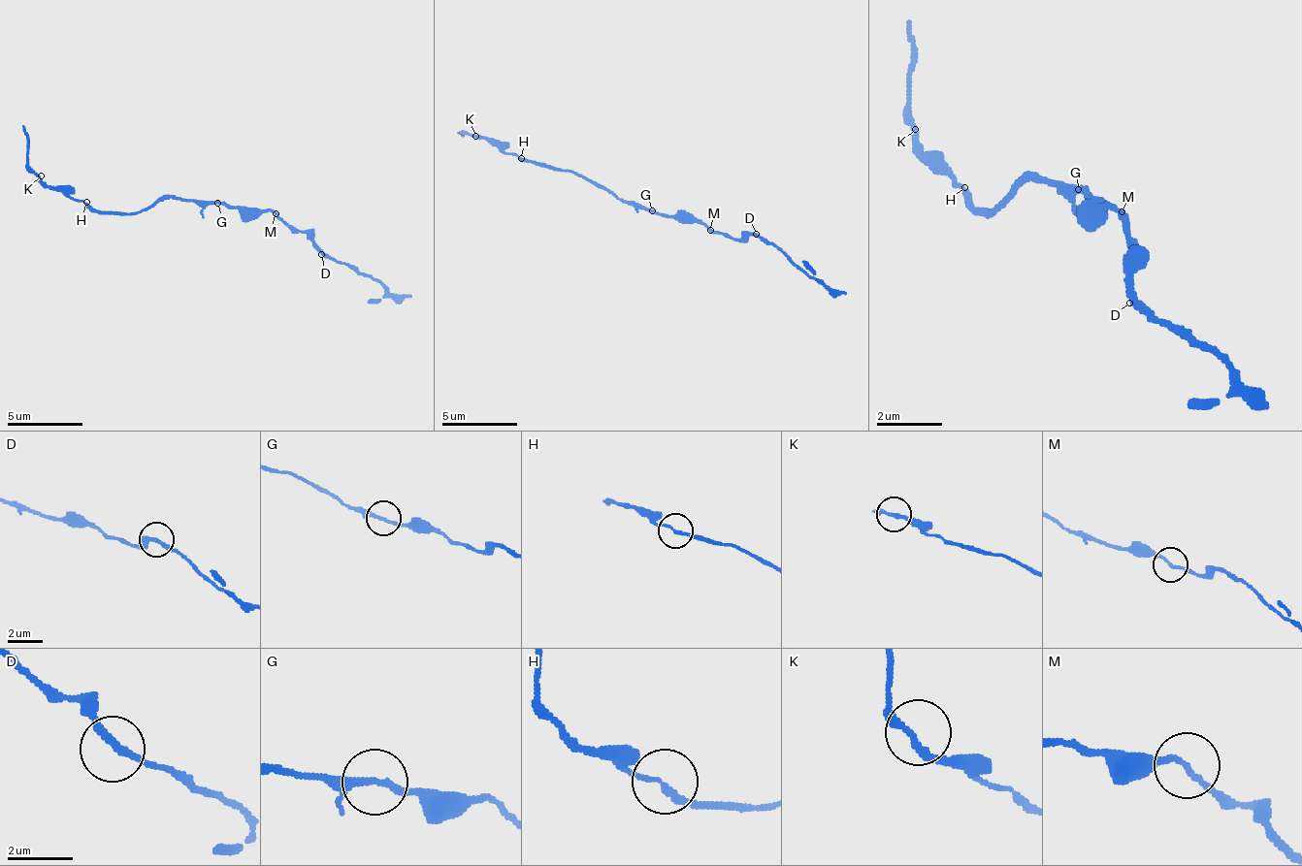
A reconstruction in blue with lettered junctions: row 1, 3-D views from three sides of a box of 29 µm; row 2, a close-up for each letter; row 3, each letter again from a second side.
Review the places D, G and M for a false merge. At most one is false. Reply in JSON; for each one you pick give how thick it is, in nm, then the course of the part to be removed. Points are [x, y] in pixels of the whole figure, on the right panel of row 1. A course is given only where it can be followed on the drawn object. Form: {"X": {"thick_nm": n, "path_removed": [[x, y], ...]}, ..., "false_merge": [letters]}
{"G": {"thick_nm": 170, "path_removed": [[1080, 187], [1030, 178], [990, 211], [972, 204], [915, 138], [906, 105], [906, 22]]}, "false_merge": ["G"]}

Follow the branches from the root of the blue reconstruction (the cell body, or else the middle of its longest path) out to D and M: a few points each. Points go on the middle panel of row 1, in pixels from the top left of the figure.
D: (642, 204), (661, 214), (691, 214), (702, 218), (718, 234), (730, 238), (756, 234)
M: (642, 204), (661, 214), (691, 214), (710, 230)

